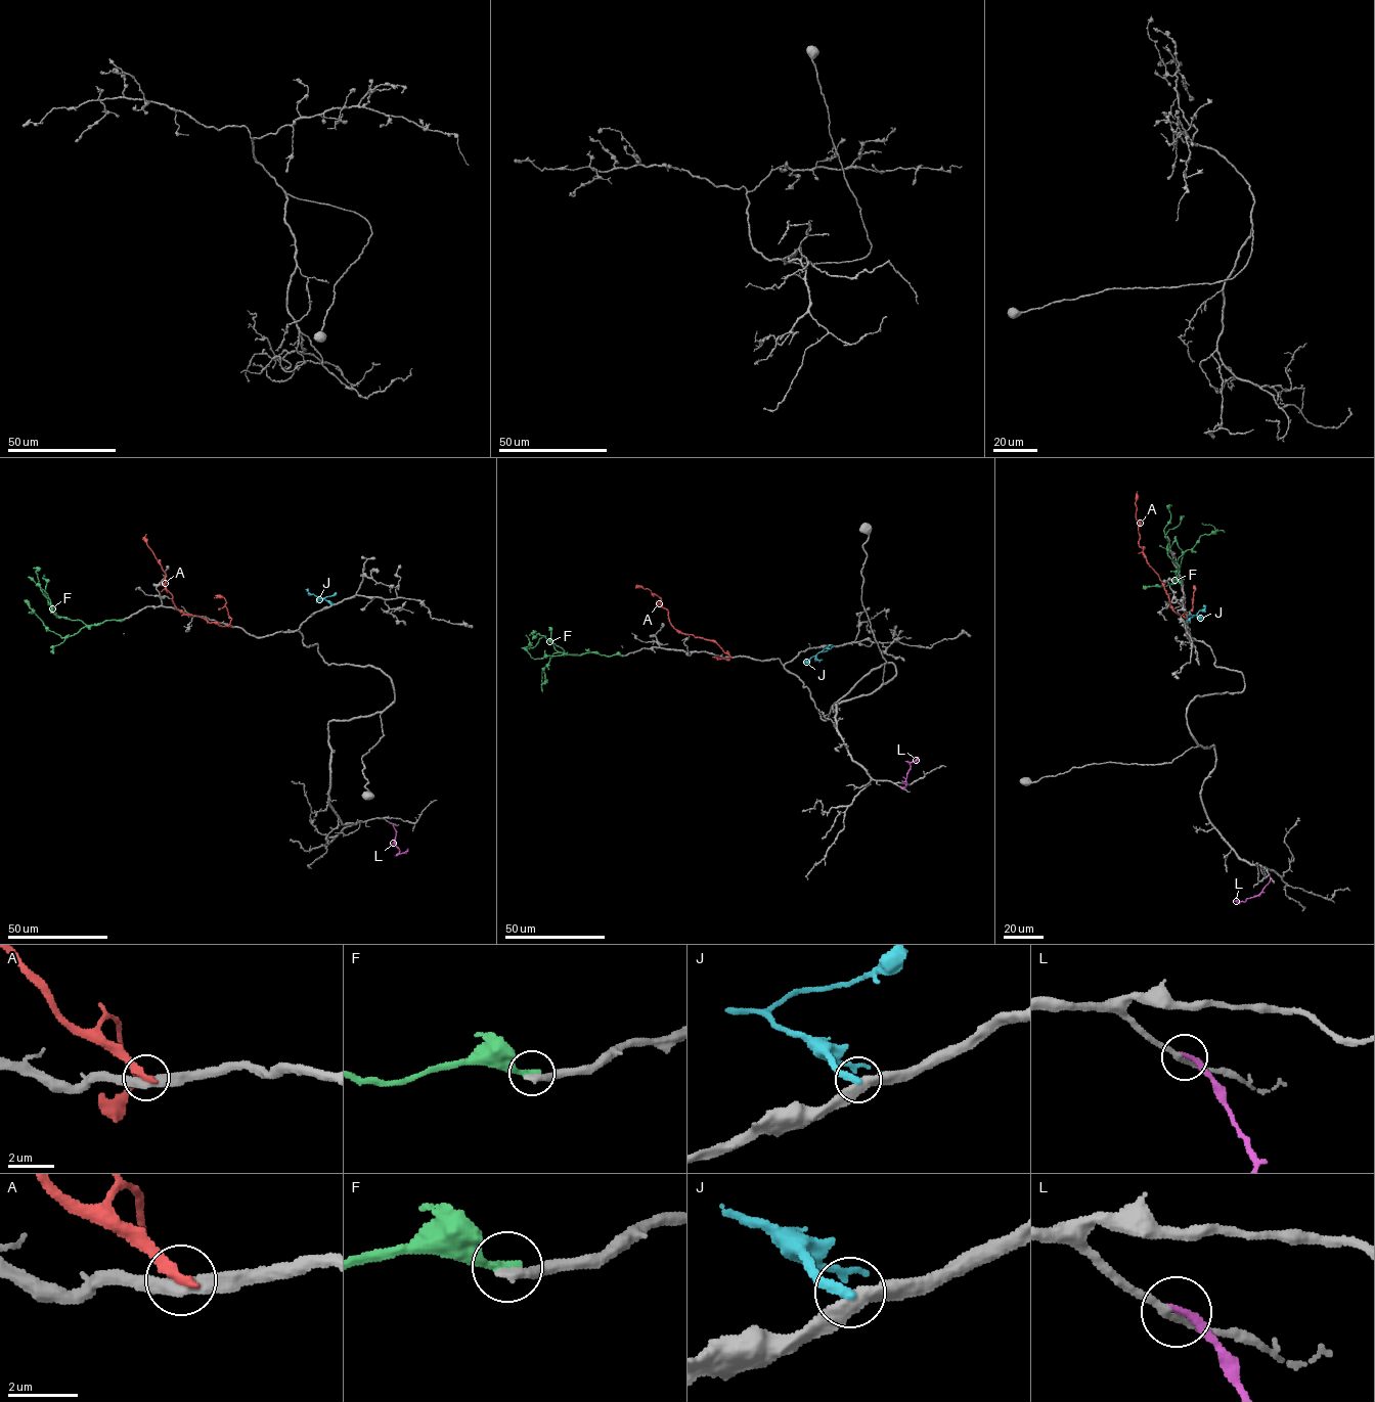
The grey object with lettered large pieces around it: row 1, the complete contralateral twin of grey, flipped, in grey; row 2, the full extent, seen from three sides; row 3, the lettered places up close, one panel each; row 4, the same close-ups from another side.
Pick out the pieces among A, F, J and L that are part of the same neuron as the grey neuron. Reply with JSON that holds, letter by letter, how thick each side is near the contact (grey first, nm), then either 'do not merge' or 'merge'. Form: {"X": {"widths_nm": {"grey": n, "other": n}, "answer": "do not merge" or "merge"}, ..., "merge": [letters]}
{"A": {"widths_nm": {"grey": 360, "other": 280}, "answer": "do not merge"}, "F": {"widths_nm": {"grey": 340, "other": 300}, "answer": "do not merge"}, "J": {"widths_nm": {"grey": 400, "other": 280}, "answer": "do not merge"}, "L": {"widths_nm": {"grey": 190, "other": 280}, "answer": "merge"}, "merge": ["L"]}

